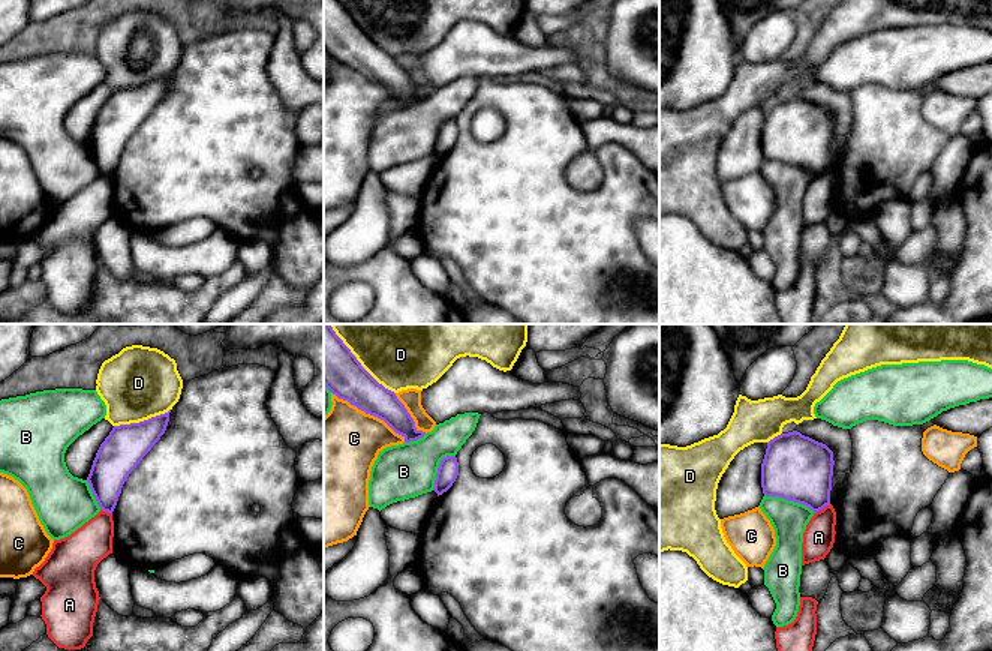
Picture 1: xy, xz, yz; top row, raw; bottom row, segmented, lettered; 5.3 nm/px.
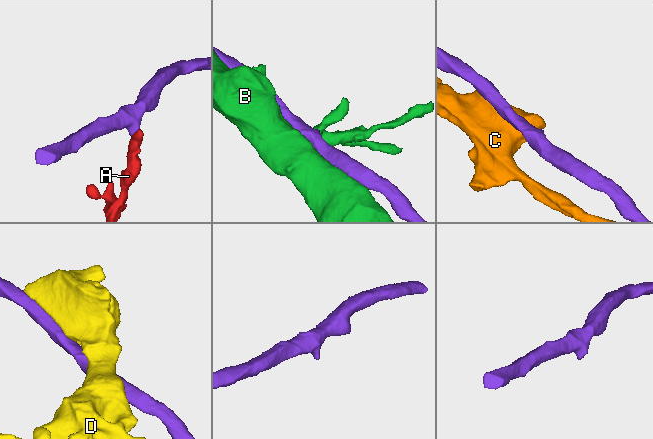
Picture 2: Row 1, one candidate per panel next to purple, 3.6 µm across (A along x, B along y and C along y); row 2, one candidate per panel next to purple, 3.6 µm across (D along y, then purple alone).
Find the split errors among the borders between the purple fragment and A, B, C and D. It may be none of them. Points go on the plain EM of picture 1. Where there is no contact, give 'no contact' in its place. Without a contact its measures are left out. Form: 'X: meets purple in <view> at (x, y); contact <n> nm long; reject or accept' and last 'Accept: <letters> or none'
A: meets purple in yz at (821, 173); contact 110 nm long; reject
B: meets purple in yz at (790, 164); contact 280 nm long; reject
C: meets purple in xz at (369, 77); contact 480 nm long; reject
D: meets purple in xz at (363, 32); contact 440 nm long; reject
Accept: none

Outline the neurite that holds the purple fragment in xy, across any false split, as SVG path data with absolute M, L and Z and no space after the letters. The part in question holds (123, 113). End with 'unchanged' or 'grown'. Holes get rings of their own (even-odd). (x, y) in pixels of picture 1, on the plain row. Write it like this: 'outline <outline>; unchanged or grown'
outline M169 76L114 90L100 108L87 141L100 174L112 178L129 138L165 98Z; unchanged

